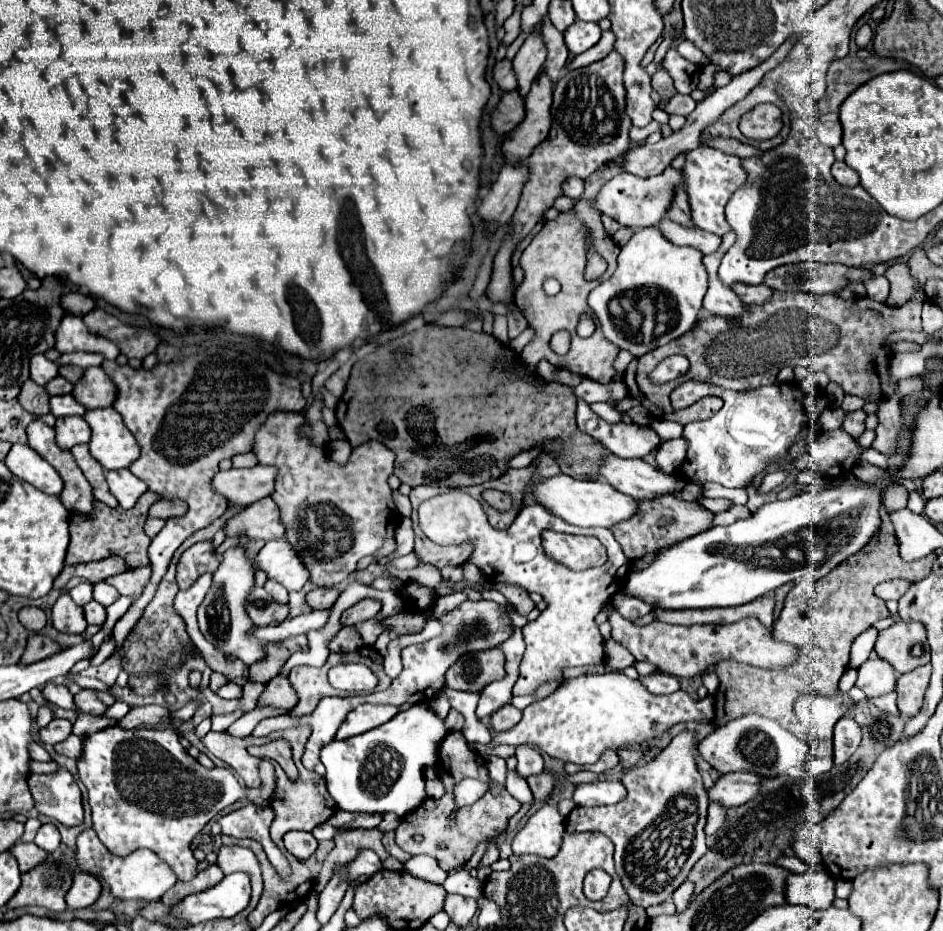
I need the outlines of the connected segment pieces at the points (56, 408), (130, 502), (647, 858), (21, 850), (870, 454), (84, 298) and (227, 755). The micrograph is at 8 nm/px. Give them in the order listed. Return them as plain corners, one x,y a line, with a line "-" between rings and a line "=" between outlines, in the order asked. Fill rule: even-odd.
72,394
52,396
50,398
50,408
52,408
52,414
56,418
60,418
60,416
72,416
72,414
78,414
78,416
84,416
86,414
86,406
78,404
=
126,468
108,470
106,480
108,480
108,486
110,486
112,494
118,498
118,504
126,510
132,508
138,502
138,498
148,490
148,486
=
686,730
678,734
668,748
664,748
652,762
646,766
632,768
624,774
622,782
628,786
626,800
614,806
596,806
596,808
574,808
566,818
568,832
586,832
586,828
598,830
612,838
616,844
616,874
620,876
630,902
642,908
652,904
666,902
672,892
688,878
692,866
706,854
704,842
704,826
706,826
706,810
708,810
708,796
702,786
702,776
694,762
694,732
=
16,842
10,848
10,854
16,858
20,872
32,870
34,866
38,866
38,862
42,862
46,858
46,852
42,848
38,848
34,842
=
872,447
868,448
861,456
861,459
867,462
869,462
869,458
871,458
872,464
875,464
882,470
888,470
885,456
=
70,292
62,296
62,306
66,312
70,314
78,314
84,316
88,312
92,312
96,308
96,300
90,294
82,294
82,292
=
208,732
204,738
202,738
202,744
206,746
206,750
210,754
214,754
216,758
224,760
228,766
232,766
240,778
244,780
246,788
256,788
260,786
260,778
258,778
258,764
260,764
260,758
256,756
250,756
248,754
248,746
250,744
268,744
272,742
274,733
266,736
266,738
234,738
226,732

